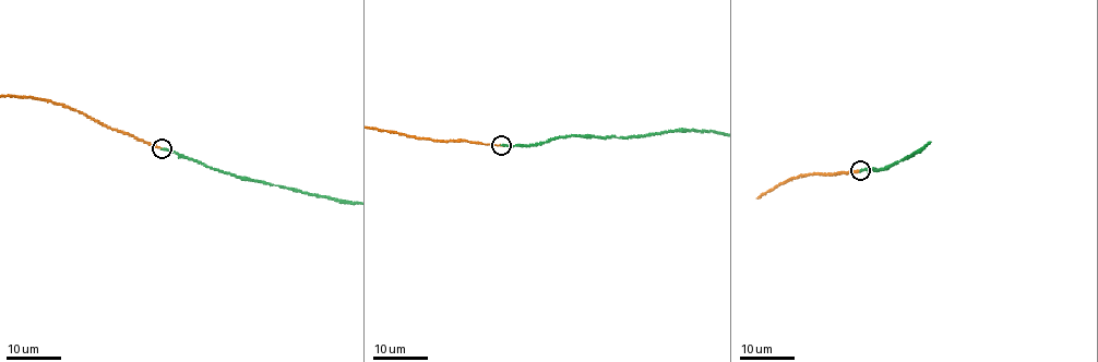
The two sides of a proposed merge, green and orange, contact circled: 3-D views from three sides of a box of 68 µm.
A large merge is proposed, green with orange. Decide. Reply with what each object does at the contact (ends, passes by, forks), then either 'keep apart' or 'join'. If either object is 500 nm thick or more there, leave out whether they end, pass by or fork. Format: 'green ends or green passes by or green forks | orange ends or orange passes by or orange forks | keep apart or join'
green ends | orange ends | join

